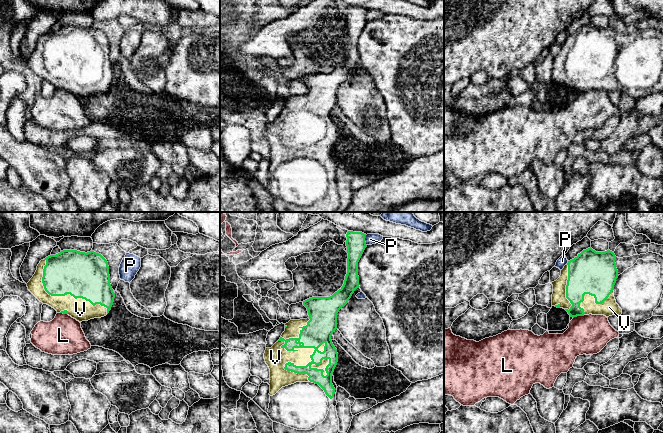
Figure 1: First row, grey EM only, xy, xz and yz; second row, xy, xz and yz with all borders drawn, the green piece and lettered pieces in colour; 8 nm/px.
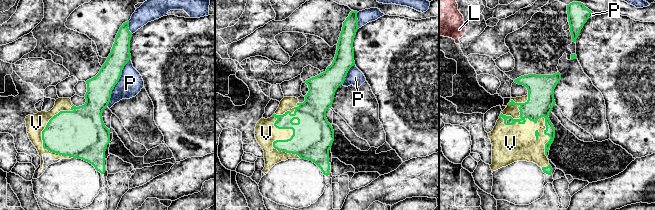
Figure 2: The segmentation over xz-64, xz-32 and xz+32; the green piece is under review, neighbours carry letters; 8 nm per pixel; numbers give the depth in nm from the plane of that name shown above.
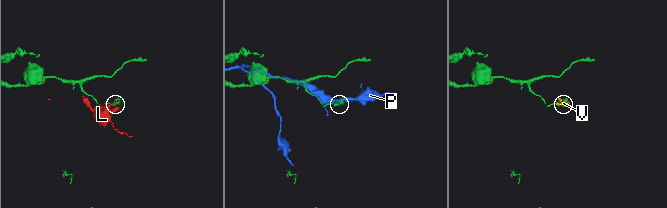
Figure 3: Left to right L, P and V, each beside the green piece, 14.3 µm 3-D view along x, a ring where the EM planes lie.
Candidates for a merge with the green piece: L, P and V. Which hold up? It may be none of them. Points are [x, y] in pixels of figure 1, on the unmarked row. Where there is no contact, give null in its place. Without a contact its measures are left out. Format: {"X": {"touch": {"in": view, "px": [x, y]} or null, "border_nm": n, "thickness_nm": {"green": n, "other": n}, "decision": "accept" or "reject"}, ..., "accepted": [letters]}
{"L": {"touch": {"in": "yz", "px": [578, 91]}, "border_nm": 100, "thickness_nm": {"green": 190, "other": 320}, "decision": "reject"}, "P": {"touch": {"in": "xz", "px": [364, 16]}, "border_nm": 90, "thickness_nm": {"green": 150, "other": 90}, "decision": "reject"}, "V": {"touch": {"in": "xz", "px": [314, 124]}, "border_nm": 500, "thickness_nm": {"green": 220, "other": 130}, "decision": "accept"}, "accepted": ["V"]}

